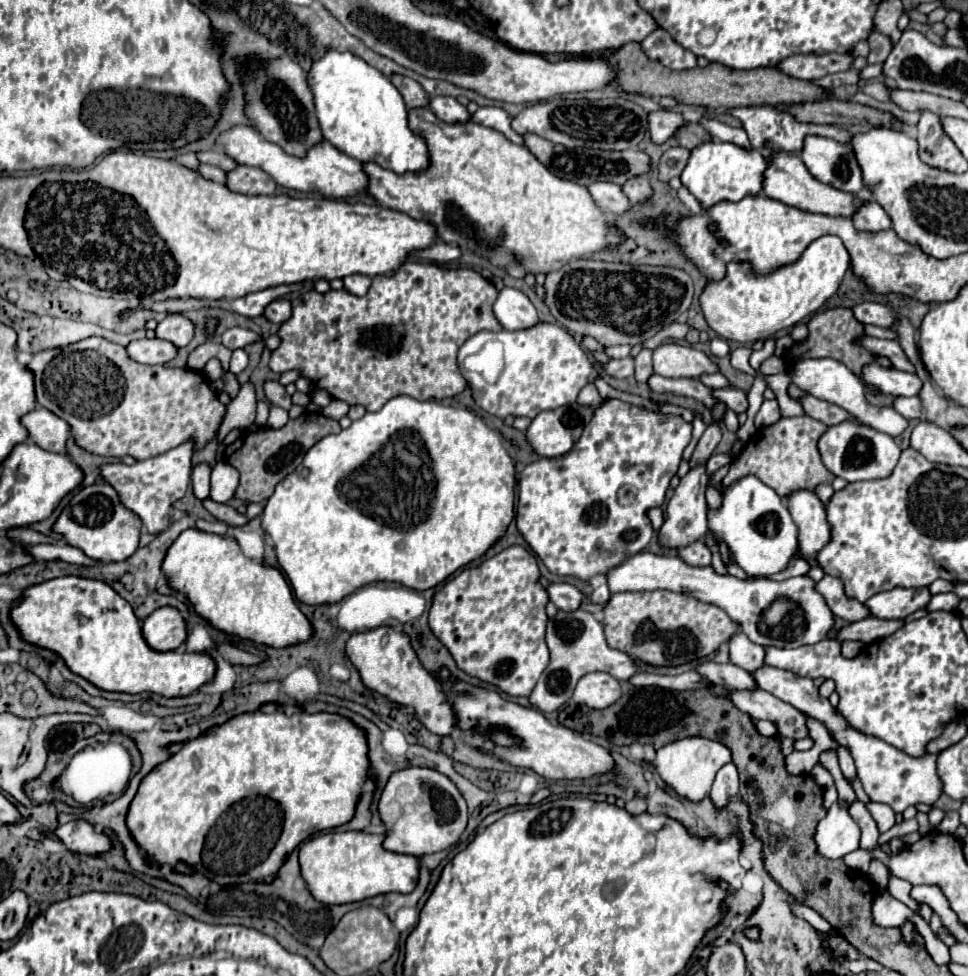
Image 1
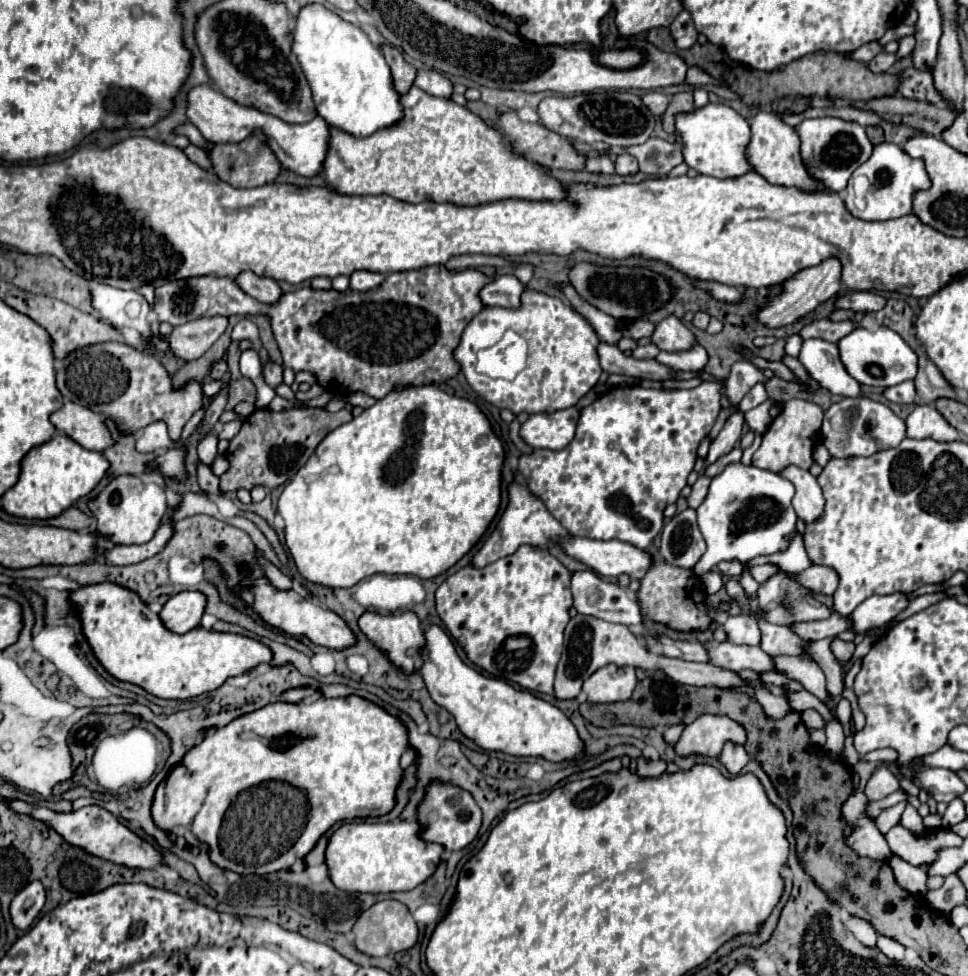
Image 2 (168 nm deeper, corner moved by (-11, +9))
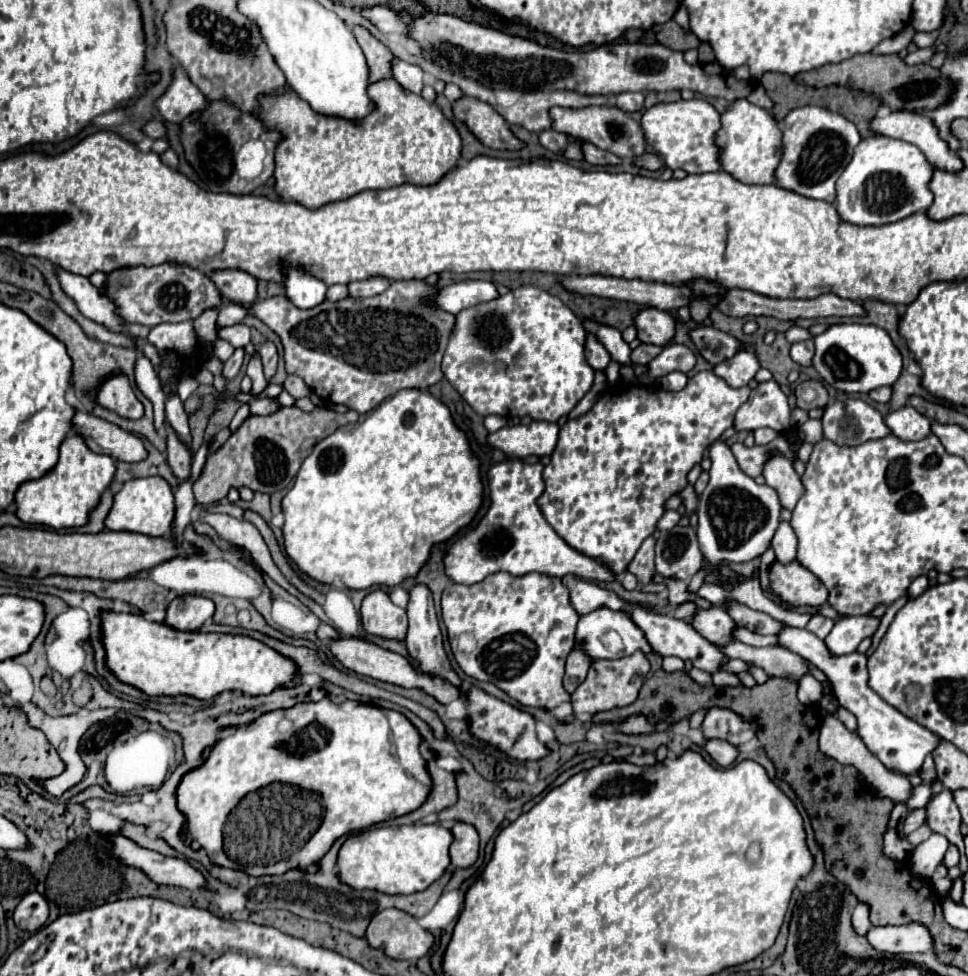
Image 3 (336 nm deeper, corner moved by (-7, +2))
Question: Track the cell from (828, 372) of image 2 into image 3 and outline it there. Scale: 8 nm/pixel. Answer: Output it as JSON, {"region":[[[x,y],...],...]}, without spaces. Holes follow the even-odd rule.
{"region":[[[803,341],[803,343],[795,343],[791,347],[791,359],[795,363],[799,363],[801,367],[811,367],[813,365],[813,355],[815,355],[815,345],[813,341]]]}

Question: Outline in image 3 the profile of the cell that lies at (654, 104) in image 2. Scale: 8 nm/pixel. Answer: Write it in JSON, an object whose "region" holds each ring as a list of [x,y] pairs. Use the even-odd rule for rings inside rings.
{"region":[[[621,93],[617,95],[617,107],[623,111],[643,111],[645,95],[643,93]]]}

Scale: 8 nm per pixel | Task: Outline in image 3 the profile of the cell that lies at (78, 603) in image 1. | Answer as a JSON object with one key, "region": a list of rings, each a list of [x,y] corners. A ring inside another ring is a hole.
{"region":[[[101,611],[101,641],[107,669],[127,685],[141,689],[149,697],[189,695],[211,699],[221,691],[239,689],[247,695],[267,695],[277,685],[297,685],[297,667],[291,659],[245,635],[175,631],[165,623],[147,621],[143,615]]]}

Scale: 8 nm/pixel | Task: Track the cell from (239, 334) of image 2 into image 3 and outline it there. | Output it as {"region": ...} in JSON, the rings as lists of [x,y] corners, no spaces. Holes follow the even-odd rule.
{"region":[[[239,323],[239,325],[233,325],[233,327],[221,329],[219,331],[219,339],[229,341],[233,347],[245,347],[251,341],[251,331],[249,331],[247,325]]]}

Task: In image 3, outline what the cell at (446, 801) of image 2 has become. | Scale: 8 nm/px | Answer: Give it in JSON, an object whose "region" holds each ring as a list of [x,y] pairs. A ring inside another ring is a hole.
{"region":[[[455,821],[451,827],[453,833],[453,843],[449,849],[451,863],[455,867],[469,867],[475,863],[477,853],[479,853],[479,835],[475,827],[463,821]]]}

